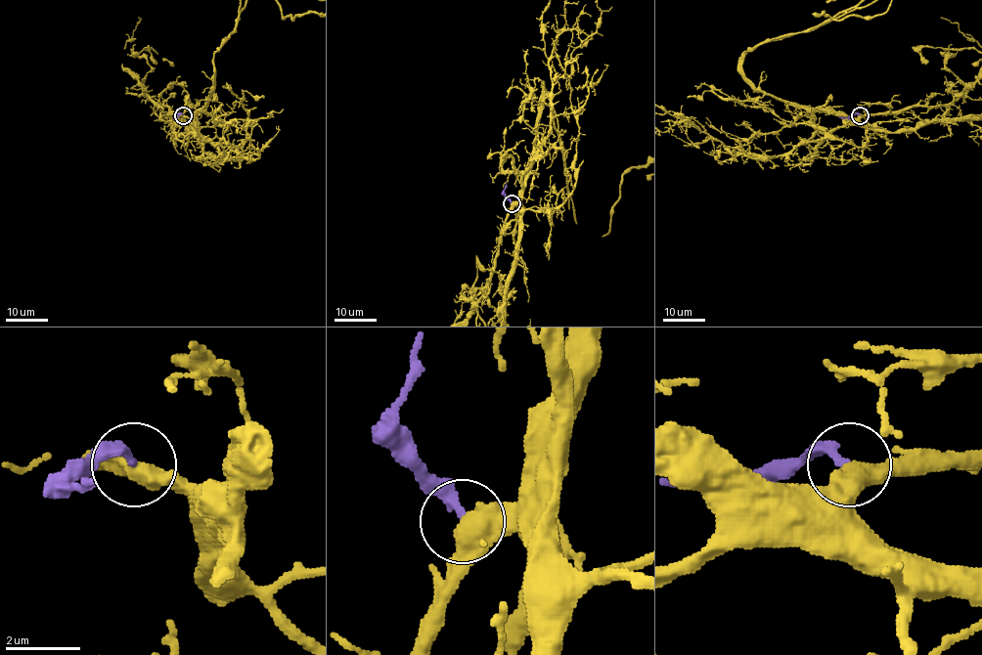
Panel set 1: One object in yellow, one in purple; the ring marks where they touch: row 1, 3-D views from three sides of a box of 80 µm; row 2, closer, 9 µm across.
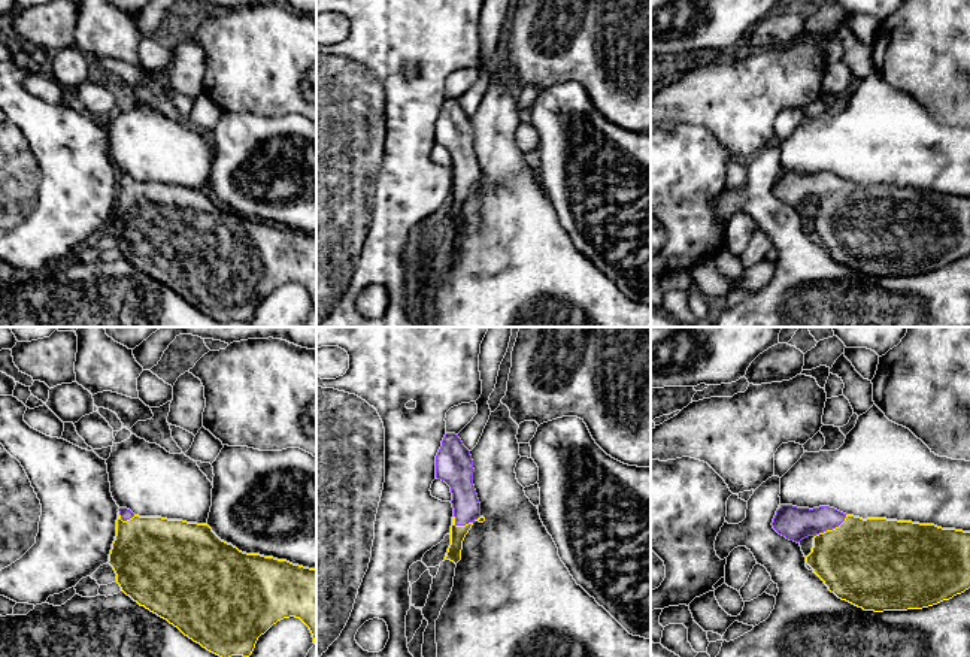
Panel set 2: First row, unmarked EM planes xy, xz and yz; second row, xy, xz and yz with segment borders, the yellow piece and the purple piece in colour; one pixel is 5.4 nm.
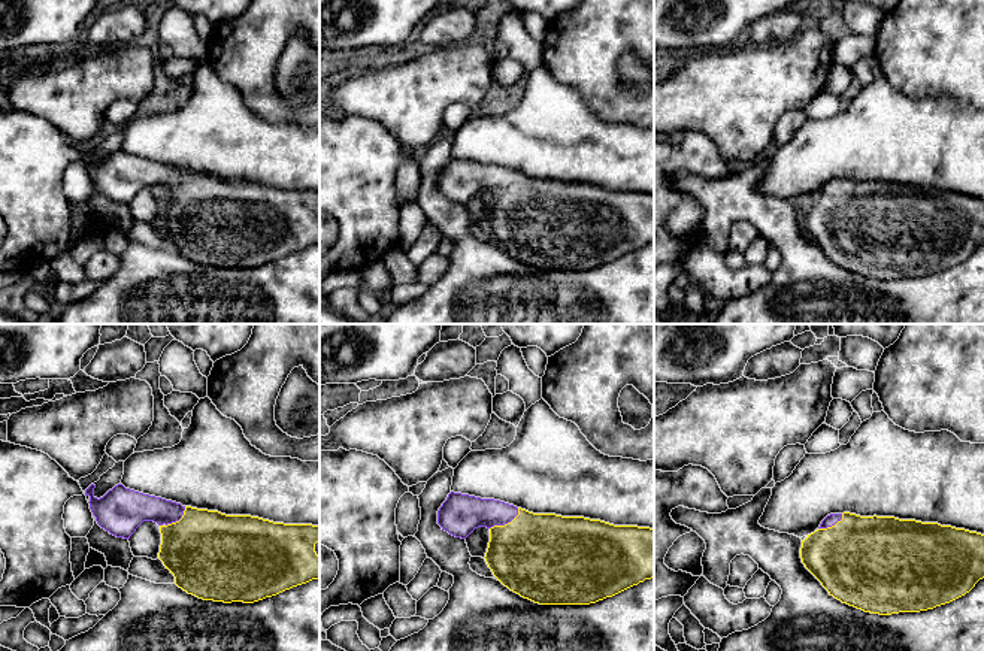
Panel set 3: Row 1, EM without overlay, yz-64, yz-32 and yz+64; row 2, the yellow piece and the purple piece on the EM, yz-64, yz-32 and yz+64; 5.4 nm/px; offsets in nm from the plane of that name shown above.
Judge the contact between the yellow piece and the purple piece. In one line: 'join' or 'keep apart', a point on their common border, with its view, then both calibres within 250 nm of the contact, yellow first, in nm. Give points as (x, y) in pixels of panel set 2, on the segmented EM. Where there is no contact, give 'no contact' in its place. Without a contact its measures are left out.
join; meets yellow in yz at (833, 529); 460 nm thick on the yellow side, 180 nm on the other

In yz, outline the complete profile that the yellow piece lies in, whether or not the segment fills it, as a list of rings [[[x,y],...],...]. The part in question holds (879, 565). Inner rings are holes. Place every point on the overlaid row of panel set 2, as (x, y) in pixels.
[[[780,505],[772,526],[779,535],[797,544],[812,536],[813,548],[806,557],[806,563],[831,593],[864,611],[922,609],[970,588],[970,532],[886,518],[863,520],[830,506],[809,509],[792,505]]]

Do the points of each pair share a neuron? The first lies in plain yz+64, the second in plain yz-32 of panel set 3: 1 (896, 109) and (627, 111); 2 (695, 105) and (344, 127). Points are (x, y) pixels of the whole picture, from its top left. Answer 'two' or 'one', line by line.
1: two
2: two

